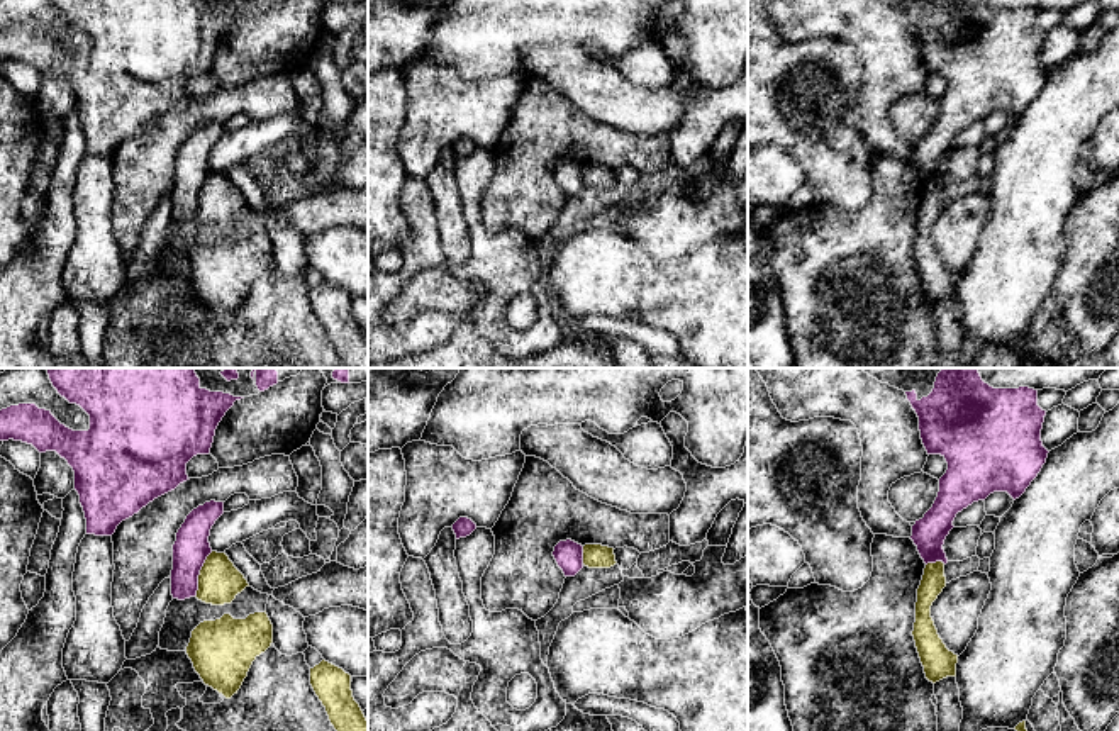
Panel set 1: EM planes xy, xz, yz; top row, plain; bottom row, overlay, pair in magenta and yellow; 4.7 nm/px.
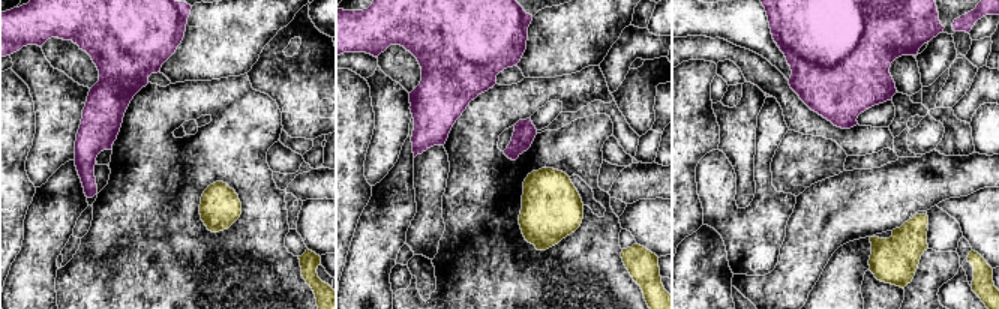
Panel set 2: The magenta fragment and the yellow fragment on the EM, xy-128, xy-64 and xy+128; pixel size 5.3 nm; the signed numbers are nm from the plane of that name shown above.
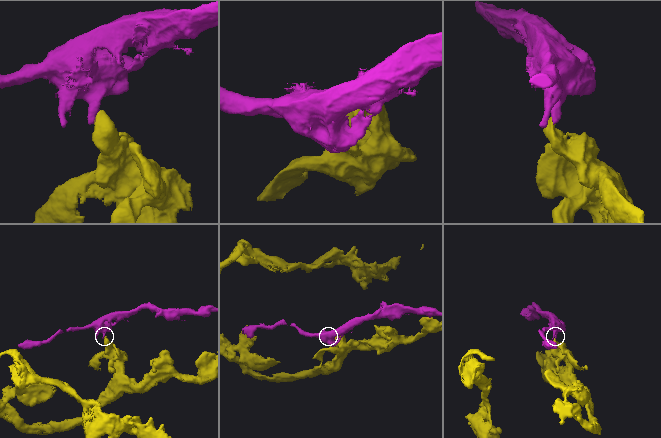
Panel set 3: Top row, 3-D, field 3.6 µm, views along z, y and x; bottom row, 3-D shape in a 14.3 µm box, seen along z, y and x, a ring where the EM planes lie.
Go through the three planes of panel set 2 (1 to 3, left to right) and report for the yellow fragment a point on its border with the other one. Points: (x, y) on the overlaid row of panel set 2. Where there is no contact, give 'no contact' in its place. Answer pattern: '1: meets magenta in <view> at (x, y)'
1: no contact
2: no contact
3: no contact

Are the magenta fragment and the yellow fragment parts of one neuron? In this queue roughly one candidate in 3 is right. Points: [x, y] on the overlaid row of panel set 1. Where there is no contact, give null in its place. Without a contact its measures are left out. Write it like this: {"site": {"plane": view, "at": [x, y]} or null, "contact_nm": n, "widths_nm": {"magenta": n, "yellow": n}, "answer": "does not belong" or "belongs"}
{"site": {"plane": "xy", "at": [199, 574]}, "contact_nm": 240, "widths_nm": {"magenta": 170, "yellow": 200}, "answer": "does not belong"}

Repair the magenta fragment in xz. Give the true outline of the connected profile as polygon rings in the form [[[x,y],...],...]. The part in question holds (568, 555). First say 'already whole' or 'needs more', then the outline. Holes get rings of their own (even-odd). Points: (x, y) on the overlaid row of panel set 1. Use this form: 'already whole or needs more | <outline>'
already whole | [[[571,539],[560,541],[553,556],[565,577],[575,577],[583,568],[583,546]]]

